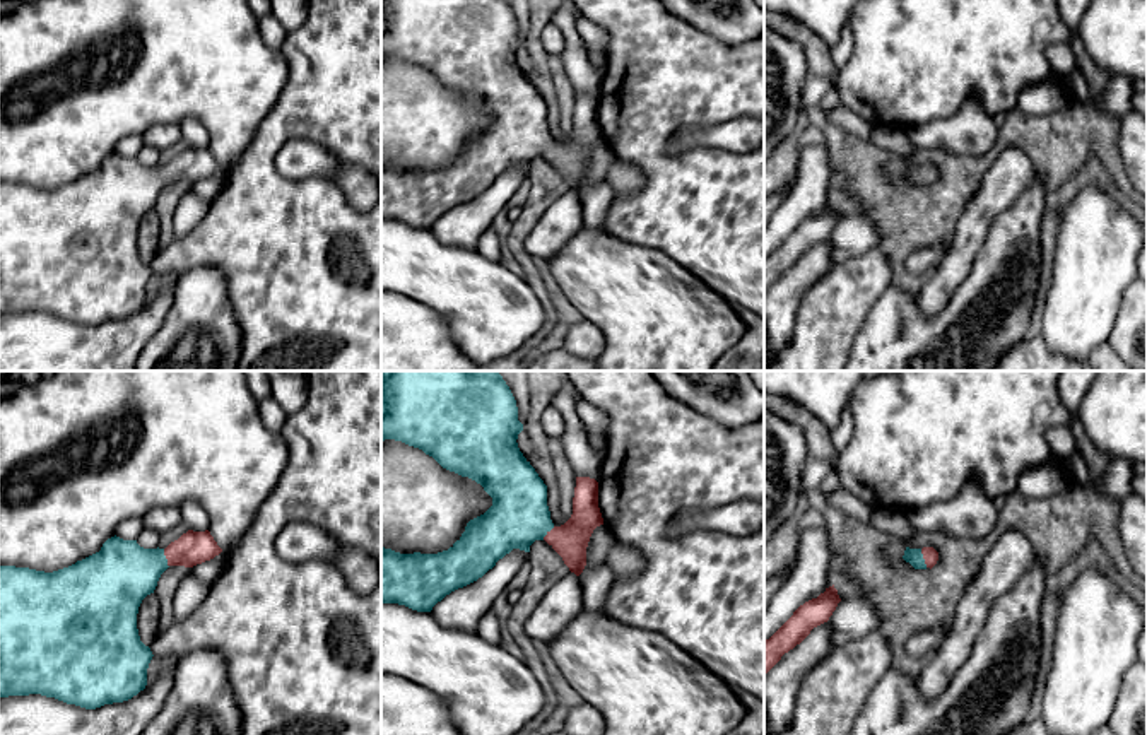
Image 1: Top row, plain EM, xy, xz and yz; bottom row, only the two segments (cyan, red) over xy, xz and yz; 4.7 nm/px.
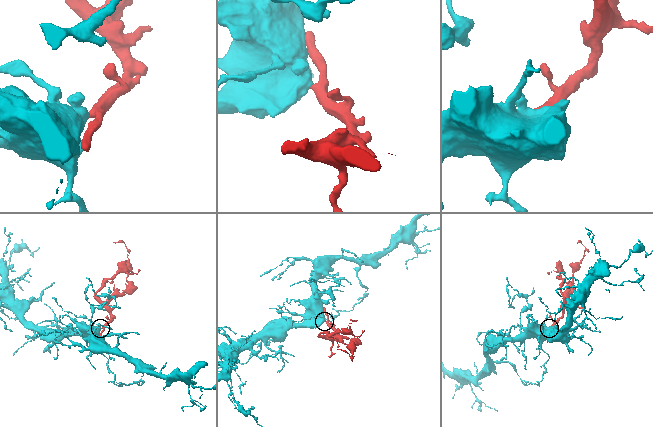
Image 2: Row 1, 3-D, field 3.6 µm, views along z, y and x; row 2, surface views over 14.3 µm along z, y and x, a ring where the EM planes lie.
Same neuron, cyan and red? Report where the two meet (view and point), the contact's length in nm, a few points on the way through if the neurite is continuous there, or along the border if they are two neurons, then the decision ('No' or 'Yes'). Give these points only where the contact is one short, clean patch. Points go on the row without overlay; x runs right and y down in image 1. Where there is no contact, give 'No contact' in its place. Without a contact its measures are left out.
Touches cyan at yz (922, 175). Shared border 90 nm. Path across: yz (913, 173), (922, 175), (930, 173). Yes

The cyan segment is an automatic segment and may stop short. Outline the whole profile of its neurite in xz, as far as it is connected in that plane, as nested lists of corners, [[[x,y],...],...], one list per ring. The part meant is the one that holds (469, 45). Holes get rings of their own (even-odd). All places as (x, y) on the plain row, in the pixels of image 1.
[[[381,0],[381,58],[395,56],[422,67],[443,85],[480,101],[492,115],[492,123],[470,137],[448,168],[400,171],[381,164],[381,220],[431,229],[446,212],[482,195],[513,166],[530,169],[535,157],[545,157],[571,190],[583,190],[590,154],[603,142],[598,99],[576,94],[573,132],[556,144],[547,103],[518,65],[521,48],[516,17],[506,0]]]

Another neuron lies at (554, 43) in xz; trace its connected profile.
[[[549,22],[542,29],[540,39],[542,39],[544,50],[549,55],[562,55],[566,50],[566,38],[564,38],[562,31],[554,22]]]

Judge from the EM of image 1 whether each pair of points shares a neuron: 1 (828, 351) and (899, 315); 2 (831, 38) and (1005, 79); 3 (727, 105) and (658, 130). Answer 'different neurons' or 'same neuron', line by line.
1: different neurons
2: different neurons
3: same neuron

